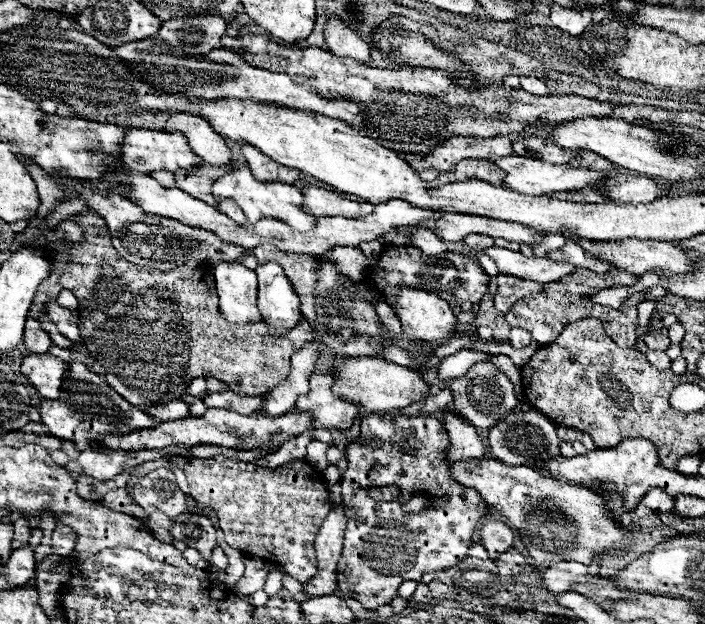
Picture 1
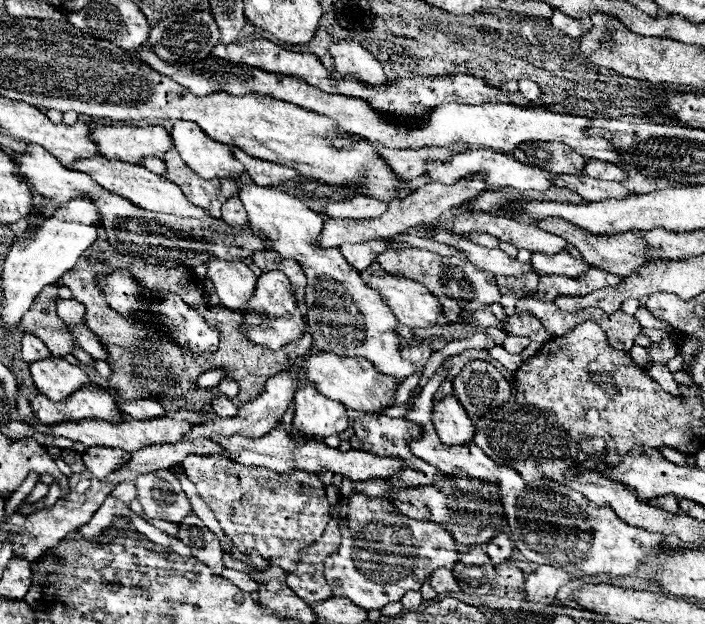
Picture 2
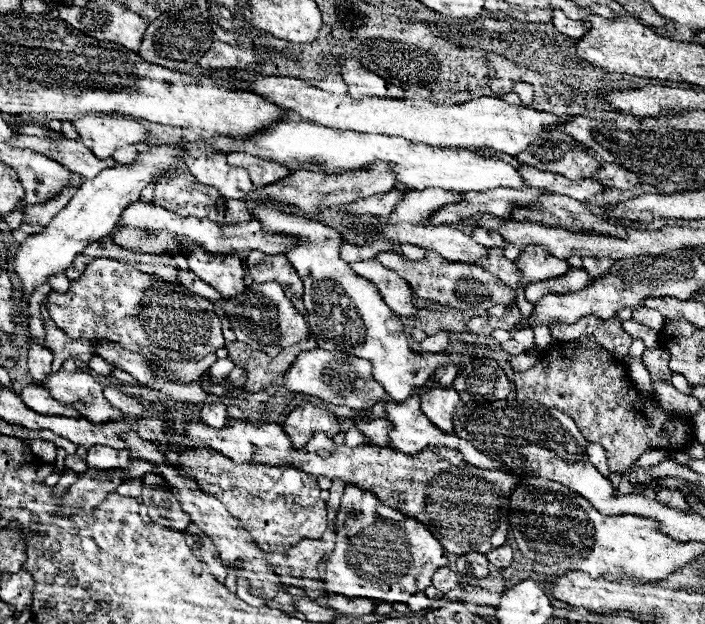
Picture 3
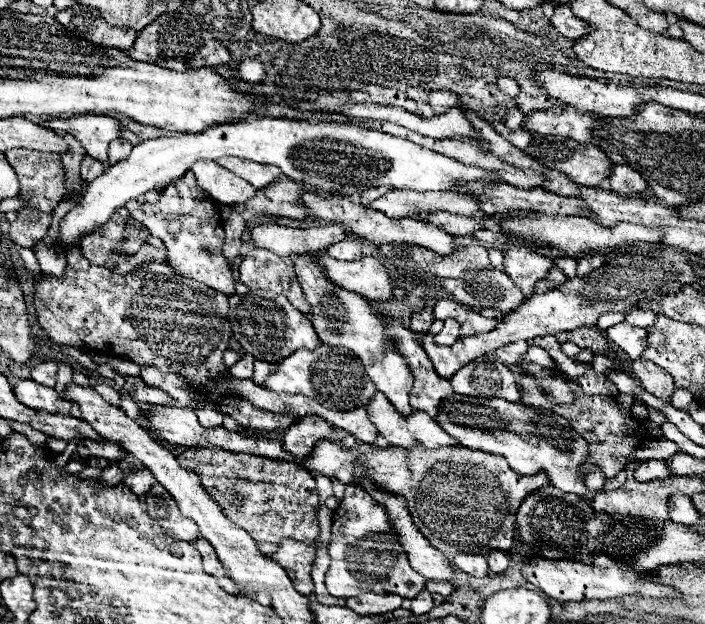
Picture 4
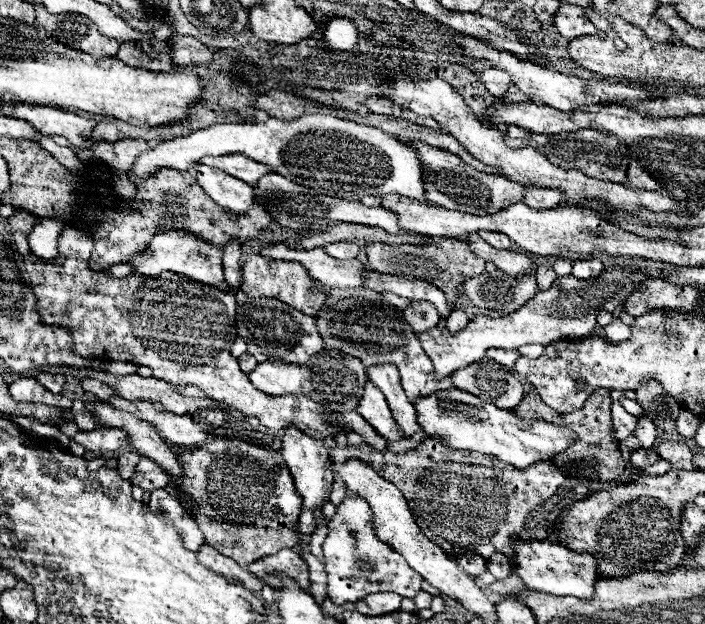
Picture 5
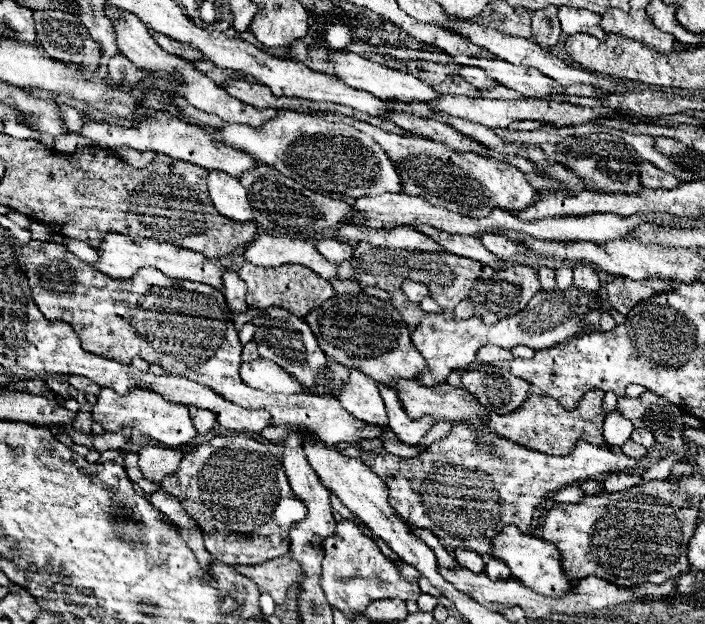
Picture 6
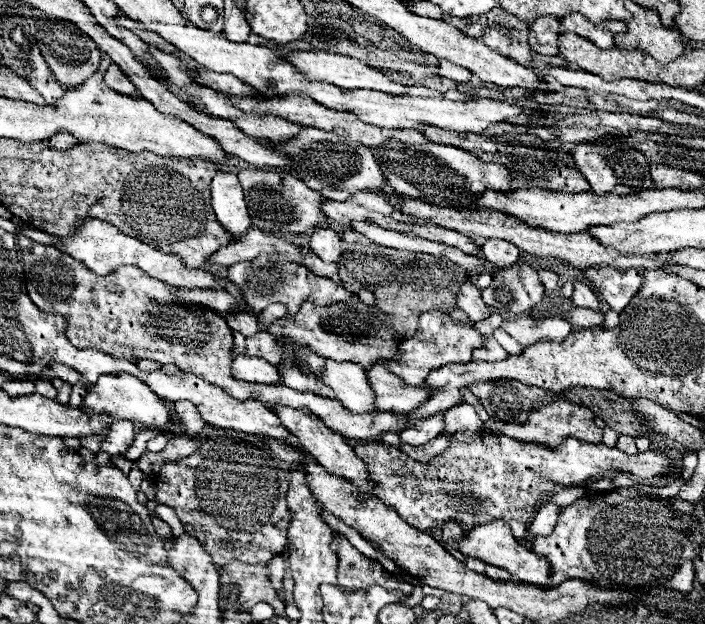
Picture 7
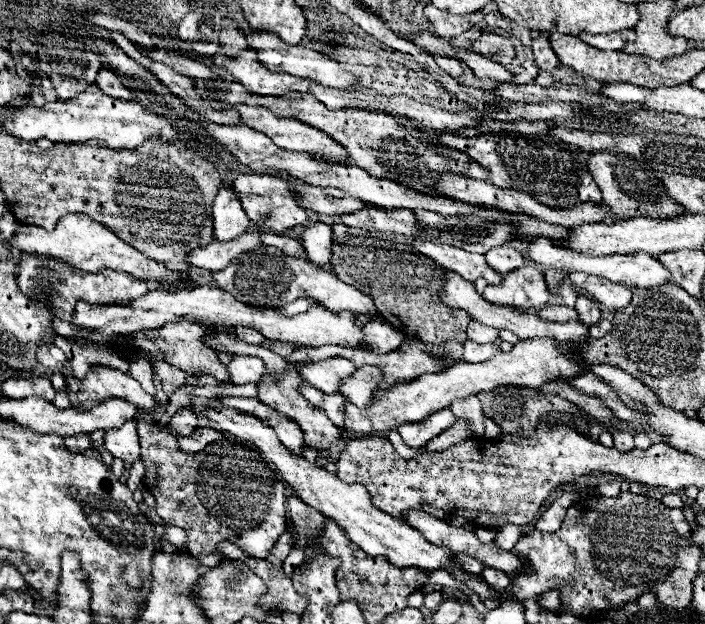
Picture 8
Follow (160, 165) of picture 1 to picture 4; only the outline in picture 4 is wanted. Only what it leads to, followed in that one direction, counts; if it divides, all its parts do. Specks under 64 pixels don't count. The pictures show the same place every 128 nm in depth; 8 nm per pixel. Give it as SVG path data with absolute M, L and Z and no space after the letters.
M70 116L70 118L50 118L38 122L38 126L46 130L62 130L72 134L84 148L86 154L100 160L105 169L110 167L108 162L108 144L118 136L118 128L122 126L118 120L110 116Z

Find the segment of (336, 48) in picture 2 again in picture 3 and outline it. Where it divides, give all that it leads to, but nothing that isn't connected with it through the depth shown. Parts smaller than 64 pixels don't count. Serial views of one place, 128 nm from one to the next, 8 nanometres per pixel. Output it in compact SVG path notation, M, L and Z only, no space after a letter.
M342 66L342 76L344 82L348 86L348 94L352 98L364 98L364 96L376 96L376 98L398 98L404 100L406 92L386 80L382 80L380 76L376 76L374 72L366 70L366 68L356 68L356 70L346 70Z

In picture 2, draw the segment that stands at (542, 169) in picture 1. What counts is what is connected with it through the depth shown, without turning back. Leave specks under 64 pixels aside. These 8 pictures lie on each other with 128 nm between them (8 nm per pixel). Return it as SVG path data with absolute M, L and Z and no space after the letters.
M478 148L478 150L466 150L466 152L460 152L460 154L454 154L452 158L448 160L428 160L428 170L424 172L424 176L428 178L428 182L442 182L442 184L456 184L458 180L462 178L470 178L470 176L478 176L478 174L484 174L486 178L486 186L490 190L498 190L498 188L514 188L514 190L538 190L538 192L544 192L552 186L550 178L554 176L552 172L546 172L546 170L540 170L540 168L534 168L534 166L528 166L528 164L522 164L518 160L514 160L512 156L508 154L500 154L500 152L492 152L492 150L484 150L484 148Z

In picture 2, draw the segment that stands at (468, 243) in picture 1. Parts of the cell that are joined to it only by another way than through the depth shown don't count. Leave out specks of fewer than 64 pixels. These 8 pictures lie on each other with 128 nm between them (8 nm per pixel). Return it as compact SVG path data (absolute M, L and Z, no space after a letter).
M472 232L472 234L468 234L468 238L470 238L474 244L484 246L484 248L496 248L496 246L500 244L498 238L494 238L494 236L490 236L490 234L484 234L484 232Z

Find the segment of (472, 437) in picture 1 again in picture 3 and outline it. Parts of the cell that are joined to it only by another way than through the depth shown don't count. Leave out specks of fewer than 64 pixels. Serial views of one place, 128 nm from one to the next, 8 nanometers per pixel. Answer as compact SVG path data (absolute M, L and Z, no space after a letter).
M432 376L432 386L420 394L420 408L422 412L444 432L454 432L452 416L454 408L458 406L460 396L452 386L438 386L436 378Z

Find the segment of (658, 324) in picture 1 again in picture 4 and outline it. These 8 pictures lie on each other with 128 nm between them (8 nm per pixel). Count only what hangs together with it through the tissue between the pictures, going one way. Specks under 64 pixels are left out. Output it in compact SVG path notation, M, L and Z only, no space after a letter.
M644 358L636 360L632 364L632 372L646 392L656 396L664 404L670 404L670 398L672 398L672 392L674 392L674 380L670 378L670 374L660 370L660 366L646 362Z

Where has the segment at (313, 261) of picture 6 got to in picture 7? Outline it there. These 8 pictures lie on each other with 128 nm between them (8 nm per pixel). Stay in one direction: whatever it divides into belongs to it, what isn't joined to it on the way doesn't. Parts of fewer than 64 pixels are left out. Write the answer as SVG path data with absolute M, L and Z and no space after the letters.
M248 230L242 240L232 240L228 246L222 246L208 258L210 264L216 266L232 266L238 262L254 260L256 254L282 254L288 256L294 262L302 262L300 246L294 246L290 242L284 242L282 238L276 238L272 234L264 234L262 230Z

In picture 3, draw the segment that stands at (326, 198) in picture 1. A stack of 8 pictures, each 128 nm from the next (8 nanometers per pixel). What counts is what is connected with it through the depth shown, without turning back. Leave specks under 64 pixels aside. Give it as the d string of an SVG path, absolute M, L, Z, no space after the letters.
M392 190L386 194L374 194L370 198L346 204L344 210L350 214L374 214L374 216L388 216L390 212L394 212L396 204L402 200L406 192L404 190Z

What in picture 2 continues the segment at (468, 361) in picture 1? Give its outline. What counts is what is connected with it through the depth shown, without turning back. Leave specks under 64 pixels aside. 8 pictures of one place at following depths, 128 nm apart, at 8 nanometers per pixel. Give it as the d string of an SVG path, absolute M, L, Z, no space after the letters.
M448 372L434 374L432 380L420 390L418 398L410 400L412 404L404 418L418 424L422 428L422 436L412 440L408 446L414 456L422 458L424 462L430 462L440 472L464 470L480 480L498 480L500 498L506 510L512 540L516 542L516 548L524 554L526 560L534 564L560 566L570 574L582 572L584 576L608 574L622 578L634 576L650 554L658 554L662 548L668 548L668 542L662 534L628 526L610 508L594 506L588 498L582 498L582 494L566 488L564 484L542 478L538 482L530 482L528 486L516 470L510 470L510 466L496 464L474 444L464 446L442 444L430 422L430 410L434 392L438 390L444 378L448 378Z

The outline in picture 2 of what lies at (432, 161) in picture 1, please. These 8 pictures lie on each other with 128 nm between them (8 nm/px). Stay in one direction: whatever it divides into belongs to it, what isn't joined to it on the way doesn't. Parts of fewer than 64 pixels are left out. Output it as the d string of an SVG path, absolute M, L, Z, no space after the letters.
M380 146L376 152L378 156L388 164L388 168L400 178L400 180L412 180L426 172L424 160L442 160L450 158L452 154L458 154L470 146L446 146L446 148L430 148L430 150L398 150L398 148L384 148Z

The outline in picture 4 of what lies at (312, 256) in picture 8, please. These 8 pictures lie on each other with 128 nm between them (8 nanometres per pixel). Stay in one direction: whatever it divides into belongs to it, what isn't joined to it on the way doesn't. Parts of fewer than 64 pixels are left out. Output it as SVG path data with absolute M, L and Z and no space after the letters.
M344 240L344 242L338 242L334 246L330 246L326 250L332 258L338 258L338 260L358 260L362 258L362 250L360 250L360 244L356 240Z

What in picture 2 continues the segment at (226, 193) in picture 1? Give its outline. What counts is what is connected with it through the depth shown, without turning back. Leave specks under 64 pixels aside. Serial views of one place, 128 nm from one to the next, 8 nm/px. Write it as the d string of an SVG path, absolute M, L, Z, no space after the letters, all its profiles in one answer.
M244 182L238 190L238 196L248 212L250 226L260 230L266 238L272 240L272 250L284 258L296 260L306 274L306 322L308 332L312 334L316 346L338 356L362 356L376 364L380 374L392 376L396 382L404 382L412 374L422 374L424 366L414 366L400 356L402 340L394 332L396 316L390 312L384 296L378 290L366 286L360 278L360 272L354 270L340 254L338 248L316 248L316 242L322 234L324 220L320 214L312 212L304 202L292 194L262 188L254 182Z

